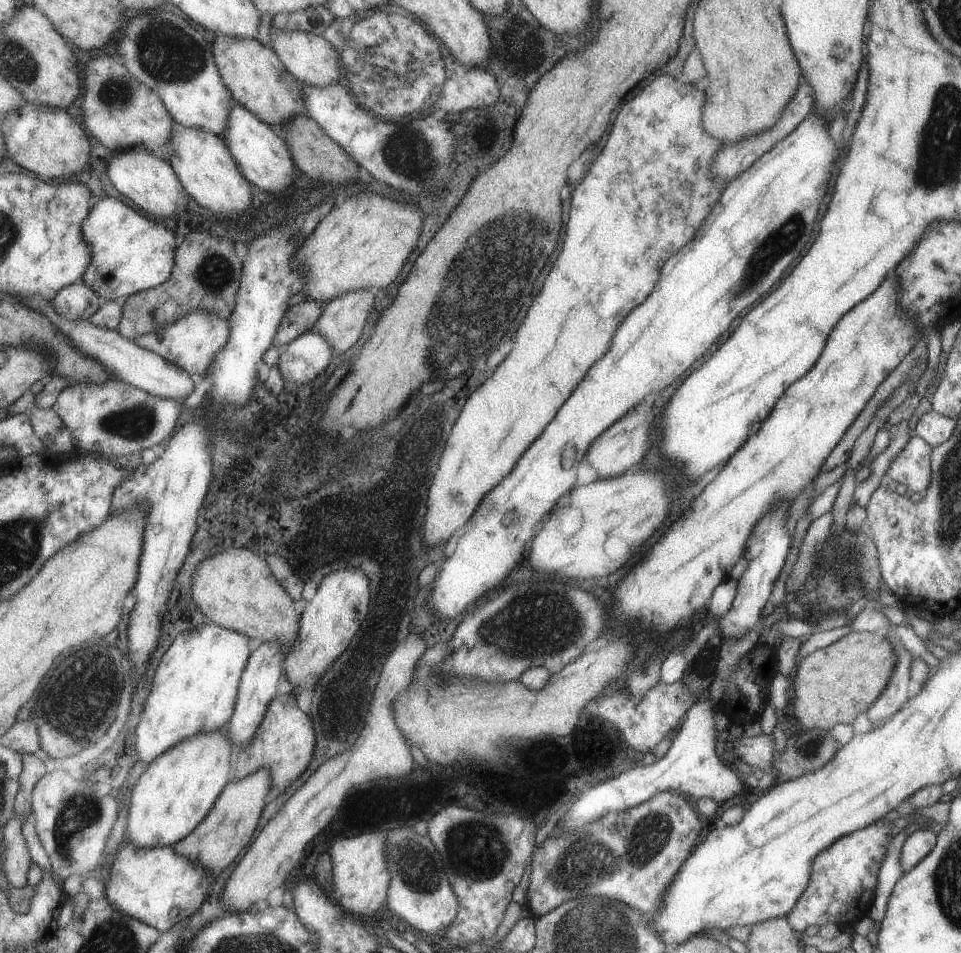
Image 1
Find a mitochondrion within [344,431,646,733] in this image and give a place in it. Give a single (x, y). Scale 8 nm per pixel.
(538, 626)

